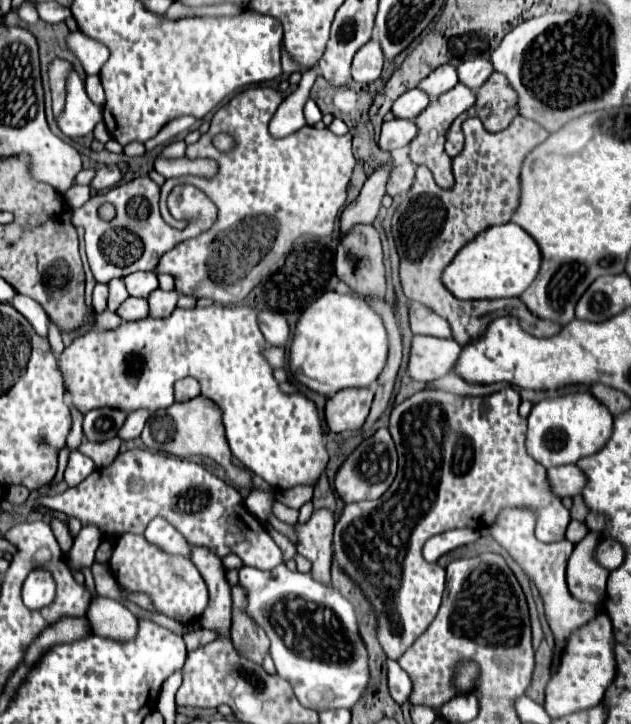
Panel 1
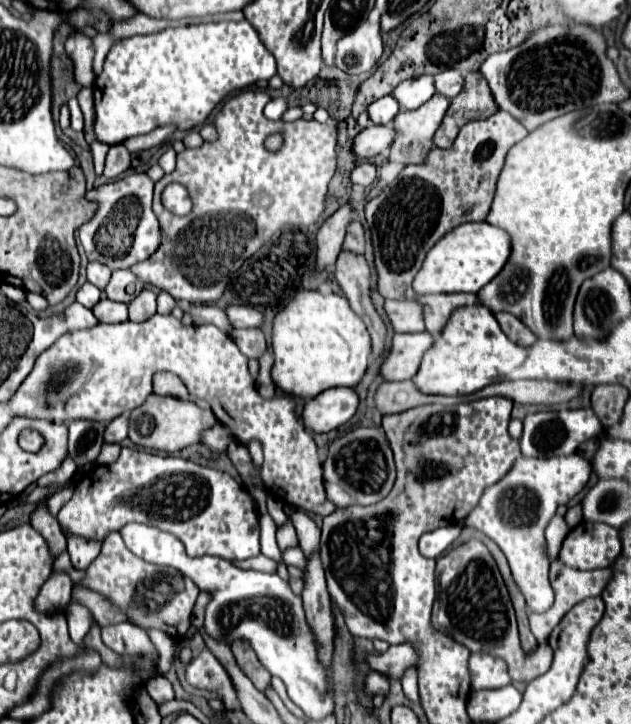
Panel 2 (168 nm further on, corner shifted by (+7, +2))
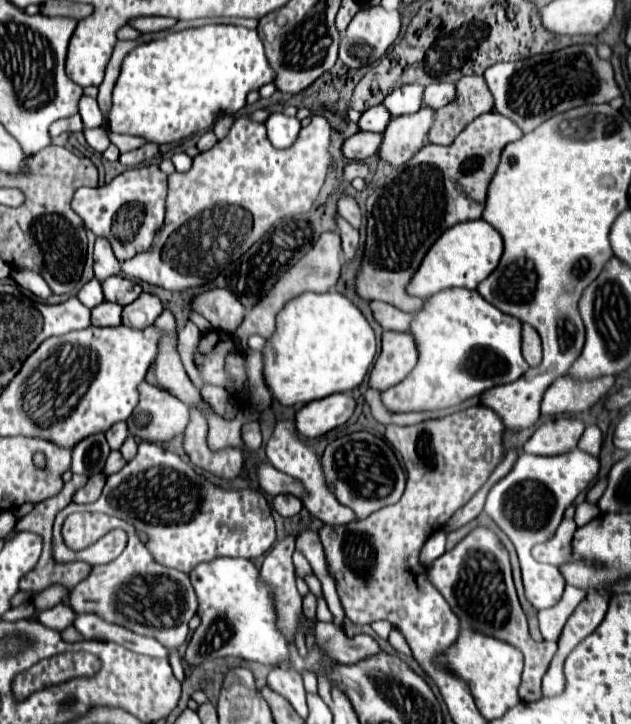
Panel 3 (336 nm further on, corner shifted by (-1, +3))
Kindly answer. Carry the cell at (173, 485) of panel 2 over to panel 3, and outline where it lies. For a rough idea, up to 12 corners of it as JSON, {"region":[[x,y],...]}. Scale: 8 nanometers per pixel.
{"region":[[156,443],[106,479],[96,511],[150,537],[160,565],[190,573],[216,557],[256,559],[276,541],[266,497],[210,483]]}

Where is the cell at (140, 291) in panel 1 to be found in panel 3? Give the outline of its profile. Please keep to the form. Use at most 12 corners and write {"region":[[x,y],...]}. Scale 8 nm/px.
{"region":[[122,275],[102,281],[106,301],[122,307],[136,301],[142,287]]}

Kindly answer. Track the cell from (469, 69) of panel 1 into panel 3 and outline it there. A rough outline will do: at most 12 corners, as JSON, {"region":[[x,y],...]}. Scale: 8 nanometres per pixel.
{"region":[[454,83],[426,87],[424,105],[440,109],[454,101]]}

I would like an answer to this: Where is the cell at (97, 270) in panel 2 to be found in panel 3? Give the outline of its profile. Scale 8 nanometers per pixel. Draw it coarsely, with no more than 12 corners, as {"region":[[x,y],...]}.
{"region":[[98,237],[94,273],[98,281],[120,273],[110,243]]}

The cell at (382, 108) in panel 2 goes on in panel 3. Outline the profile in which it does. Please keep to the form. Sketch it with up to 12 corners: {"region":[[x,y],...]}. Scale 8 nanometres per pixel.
{"region":[[384,105],[362,113],[360,131],[384,133],[390,113]]}

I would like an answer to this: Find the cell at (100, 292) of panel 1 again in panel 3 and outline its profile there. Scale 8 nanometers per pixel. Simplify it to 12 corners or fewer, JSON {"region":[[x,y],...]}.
{"region":[[96,279],[80,289],[78,299],[86,307],[96,307],[104,301]]}

